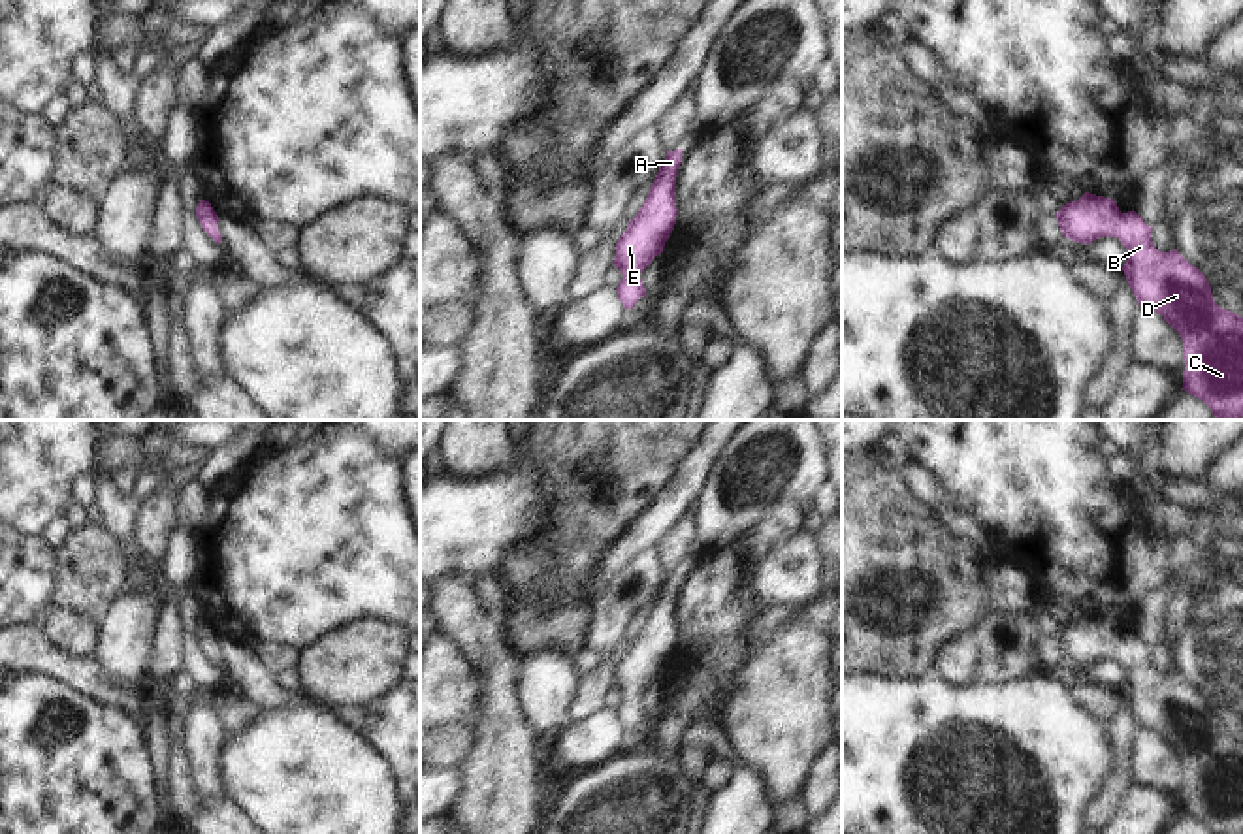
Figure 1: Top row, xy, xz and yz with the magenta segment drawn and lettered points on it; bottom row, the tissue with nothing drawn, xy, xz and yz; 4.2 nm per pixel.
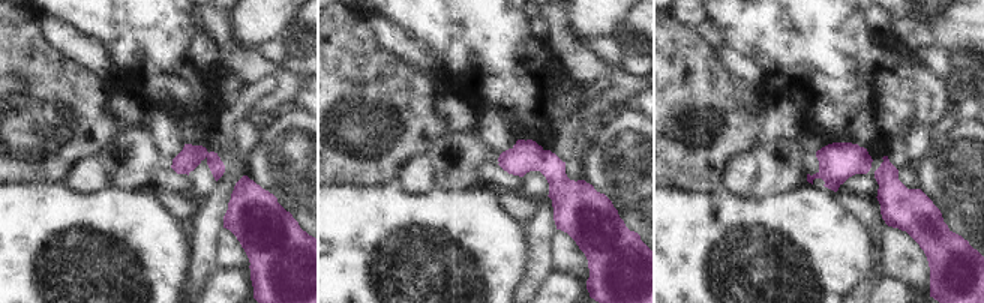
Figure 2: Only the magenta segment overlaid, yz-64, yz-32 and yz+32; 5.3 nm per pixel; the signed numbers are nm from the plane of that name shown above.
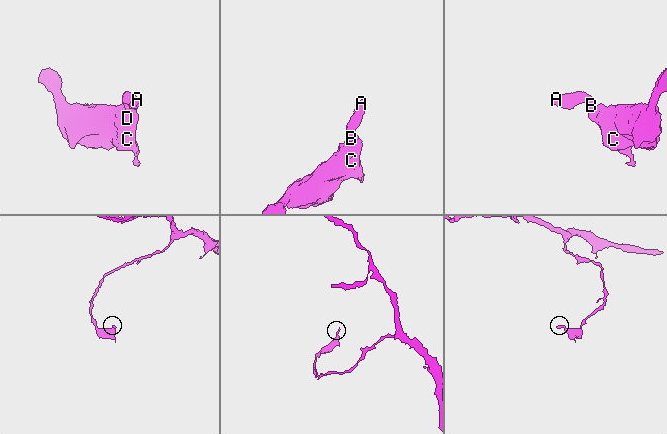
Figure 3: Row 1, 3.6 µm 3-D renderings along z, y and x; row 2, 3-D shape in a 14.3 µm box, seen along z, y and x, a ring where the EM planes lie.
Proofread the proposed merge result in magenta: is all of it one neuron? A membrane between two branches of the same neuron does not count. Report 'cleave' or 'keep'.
keep

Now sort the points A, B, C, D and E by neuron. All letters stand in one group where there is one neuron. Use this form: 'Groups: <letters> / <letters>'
Groups: A B C D E

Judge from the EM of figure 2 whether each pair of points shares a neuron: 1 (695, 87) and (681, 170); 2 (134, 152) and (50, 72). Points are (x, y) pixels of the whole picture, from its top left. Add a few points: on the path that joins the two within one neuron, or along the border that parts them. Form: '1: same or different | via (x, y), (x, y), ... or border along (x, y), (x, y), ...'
1: same | via (695, 108), (695, 149)
2: different | border along (117, 135), (96, 156)

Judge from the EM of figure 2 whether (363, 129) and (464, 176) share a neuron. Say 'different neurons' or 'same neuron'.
different neurons

